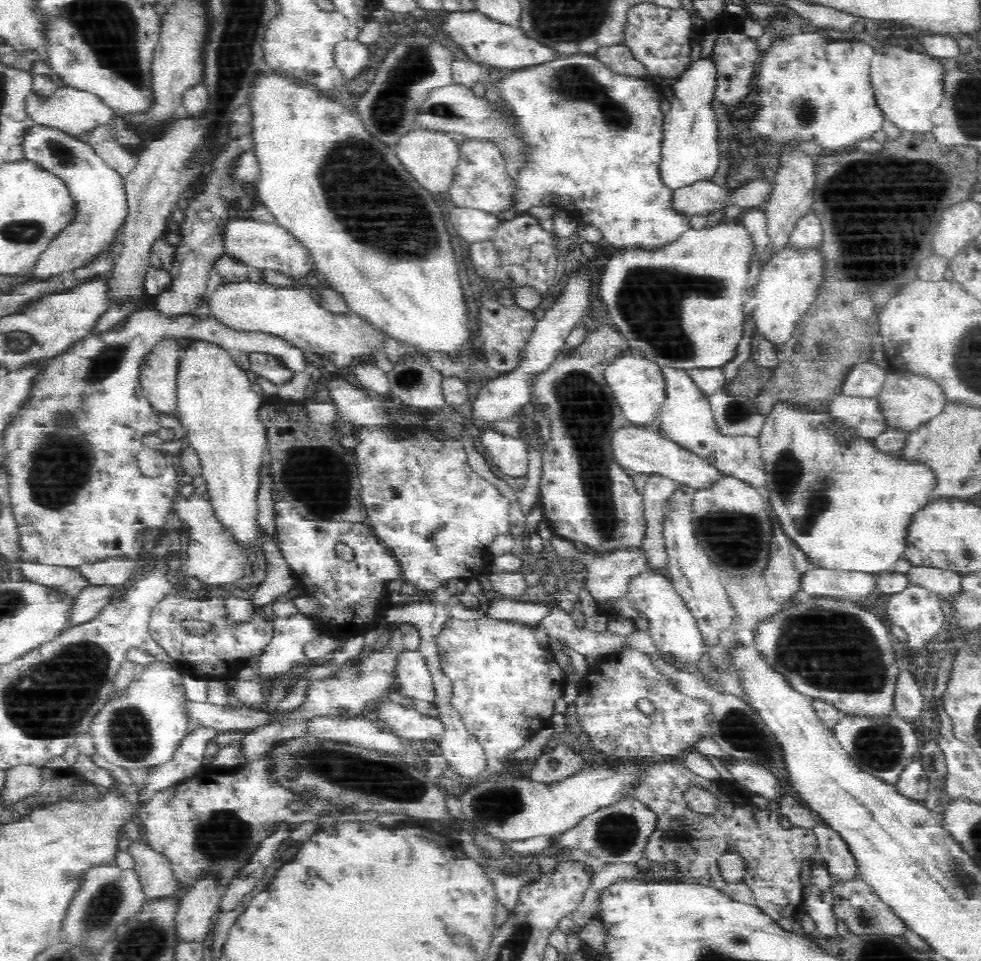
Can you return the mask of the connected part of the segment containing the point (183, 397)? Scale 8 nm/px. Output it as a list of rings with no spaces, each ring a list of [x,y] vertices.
[[[192,339],[181,350],[180,362],[176,372],[176,408],[174,415],[188,432],[190,447],[194,448],[202,463],[201,475],[206,480],[205,492],[216,509],[216,516],[235,532],[244,543],[258,540],[255,492],[258,486],[257,472],[260,461],[264,460],[267,450],[266,425],[260,421],[263,406],[261,397],[252,389],[250,378],[241,370],[228,350],[211,341]]]

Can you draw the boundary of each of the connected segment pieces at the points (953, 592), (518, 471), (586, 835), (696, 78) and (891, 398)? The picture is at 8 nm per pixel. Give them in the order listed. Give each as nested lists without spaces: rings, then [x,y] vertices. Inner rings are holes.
[[[912,565],[908,572],[904,573],[909,585],[916,585],[935,592],[941,598],[954,601],[960,597],[961,576],[949,570],[940,570],[929,566]]]
[[[488,430],[480,442],[489,454],[489,462],[510,478],[524,478],[529,470],[529,449],[521,437],[513,438],[501,432]]]
[[[632,796],[620,800],[617,804],[603,807],[561,835],[561,844],[581,848],[598,864],[626,862],[636,863],[644,857],[644,850],[652,833],[658,828],[659,817],[647,805]]]
[[[711,59],[691,63],[689,68],[680,78],[671,81],[674,97],[667,103],[667,109],[663,115],[659,132],[659,160],[657,171],[664,188],[669,191],[690,186],[699,180],[709,180],[718,170],[721,150],[718,149],[716,119],[712,108],[713,88],[715,85],[715,70]]]
[[[900,370],[885,377],[885,383],[877,397],[882,403],[888,426],[910,431],[938,416],[949,403],[948,395],[932,377]]]

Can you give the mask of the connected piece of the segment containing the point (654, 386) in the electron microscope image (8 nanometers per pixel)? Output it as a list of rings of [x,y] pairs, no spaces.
[[[624,354],[617,356],[611,364],[605,368],[605,379],[611,388],[616,402],[620,405],[622,414],[631,422],[632,425],[642,427],[648,424],[649,427],[655,426],[659,411],[667,399],[668,384],[663,369],[644,356],[634,356],[634,354]]]

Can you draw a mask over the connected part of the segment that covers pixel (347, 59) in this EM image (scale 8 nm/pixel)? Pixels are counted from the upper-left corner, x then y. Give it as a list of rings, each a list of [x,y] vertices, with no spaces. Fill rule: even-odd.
[[[360,39],[343,40],[335,44],[335,63],[345,76],[354,76],[370,65],[374,56],[370,46]]]

